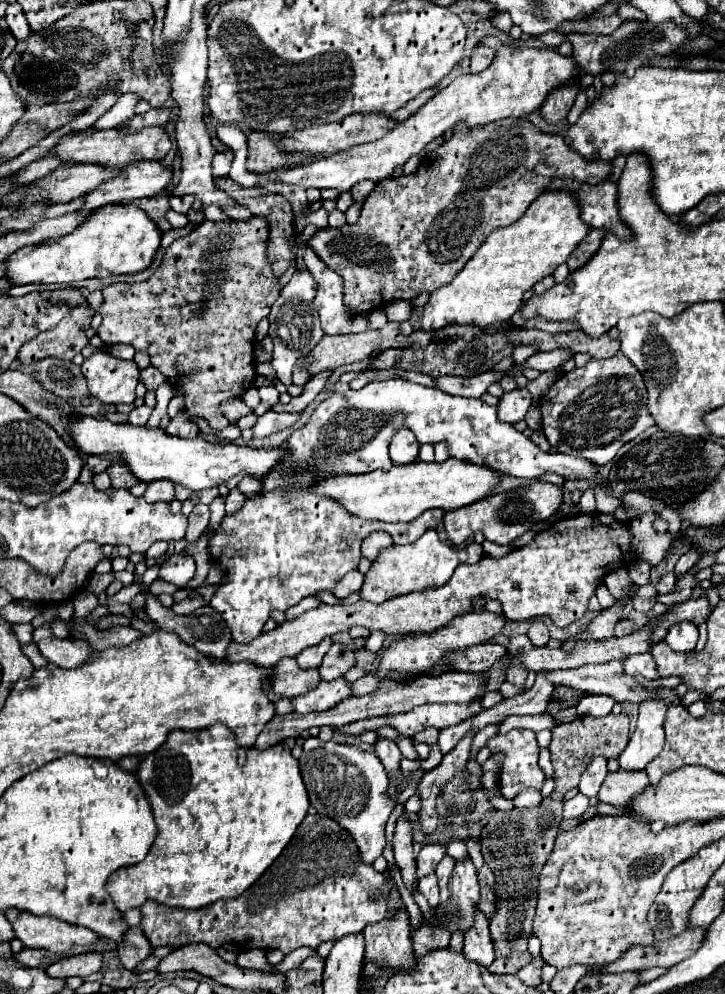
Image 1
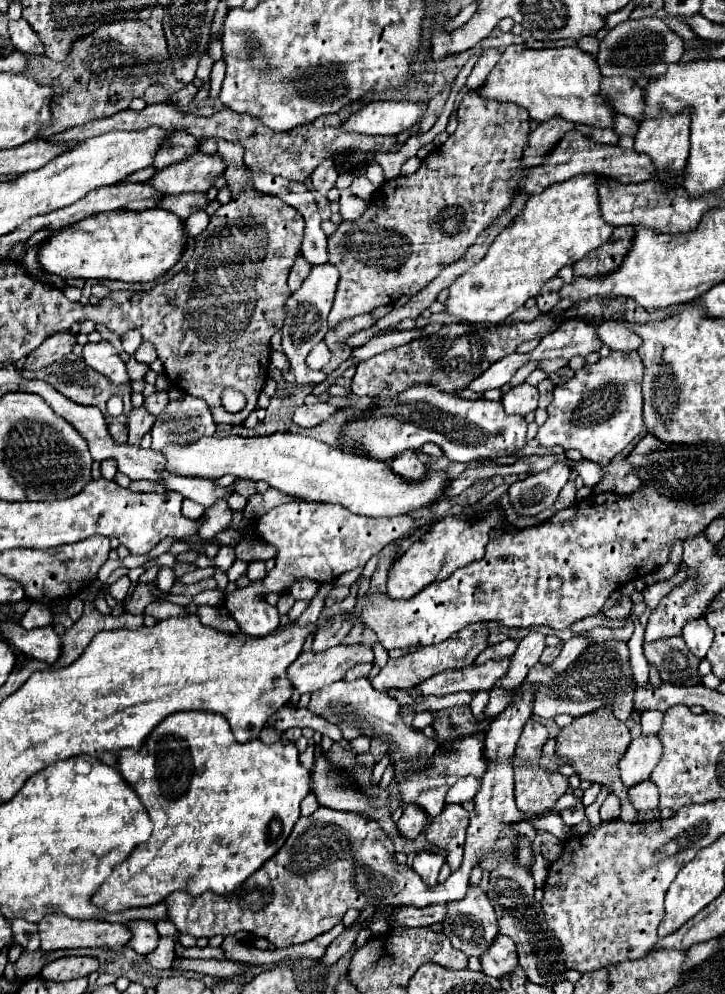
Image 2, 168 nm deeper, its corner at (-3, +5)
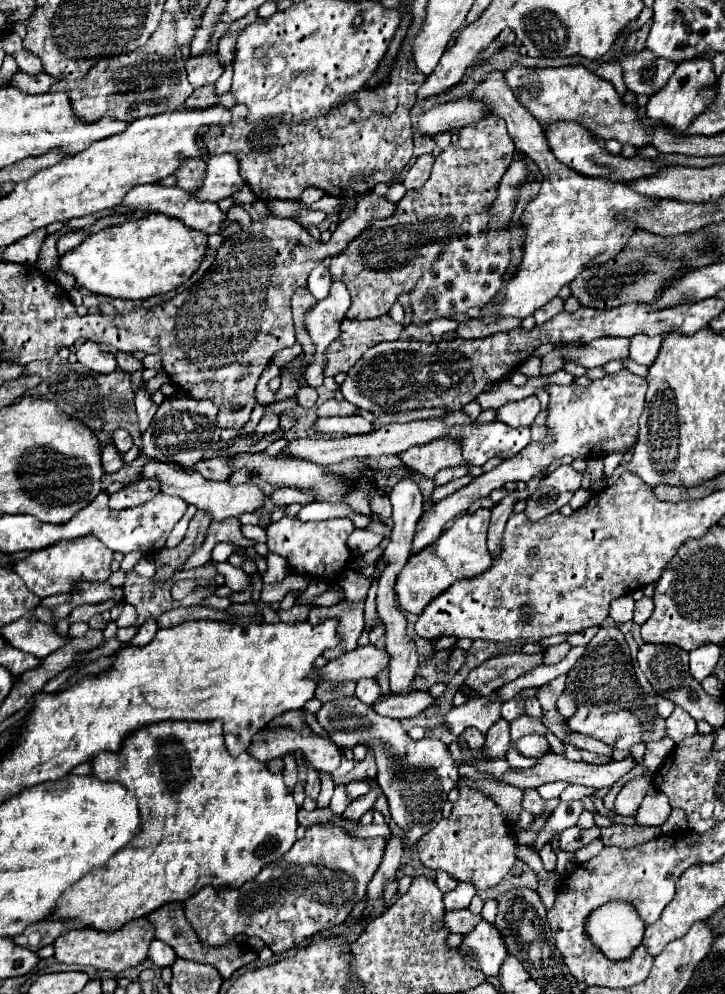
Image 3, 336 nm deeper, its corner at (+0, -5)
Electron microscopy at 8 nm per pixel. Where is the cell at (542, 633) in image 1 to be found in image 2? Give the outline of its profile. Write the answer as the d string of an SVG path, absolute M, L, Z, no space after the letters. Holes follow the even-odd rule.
M531 631L517 647L511 667L507 671L507 675L503 679L499 679L495 685L503 687L503 689L513 689L517 685L523 683L523 679L527 677L527 671L539 661L543 649L545 649L545 635L543 633L535 633Z

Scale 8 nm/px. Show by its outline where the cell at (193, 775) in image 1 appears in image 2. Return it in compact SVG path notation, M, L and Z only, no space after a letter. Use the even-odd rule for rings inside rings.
M203 711L169 715L153 729L143 749L119 753L119 771L143 801L155 827L149 841L119 863L97 889L93 903L109 913L151 907L173 891L185 891L193 897L207 891L215 895L231 893L283 847L301 815L299 803L311 791L311 775L299 763L295 743L265 745L257 739L241 745L233 739L229 723L219 713Z

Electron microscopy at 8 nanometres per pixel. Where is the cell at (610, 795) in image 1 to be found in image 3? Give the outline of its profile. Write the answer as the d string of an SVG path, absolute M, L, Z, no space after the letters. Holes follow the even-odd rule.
M650 789L636 813L636 823L660 827L670 817L670 811L672 807L668 803L668 797L658 789Z

